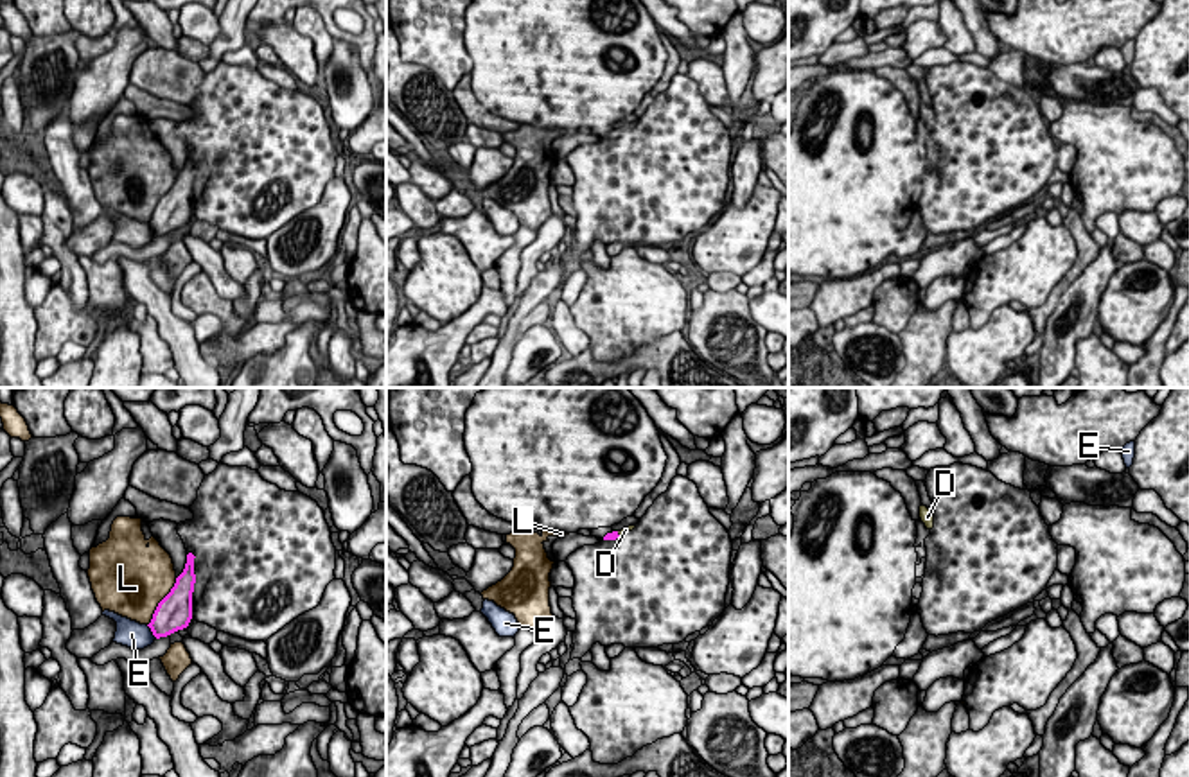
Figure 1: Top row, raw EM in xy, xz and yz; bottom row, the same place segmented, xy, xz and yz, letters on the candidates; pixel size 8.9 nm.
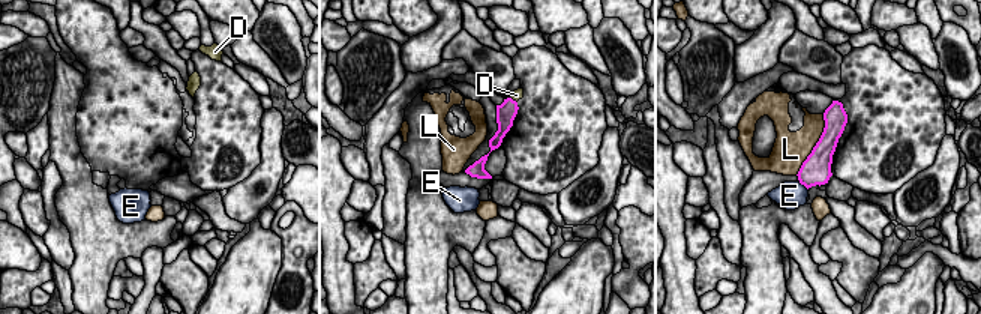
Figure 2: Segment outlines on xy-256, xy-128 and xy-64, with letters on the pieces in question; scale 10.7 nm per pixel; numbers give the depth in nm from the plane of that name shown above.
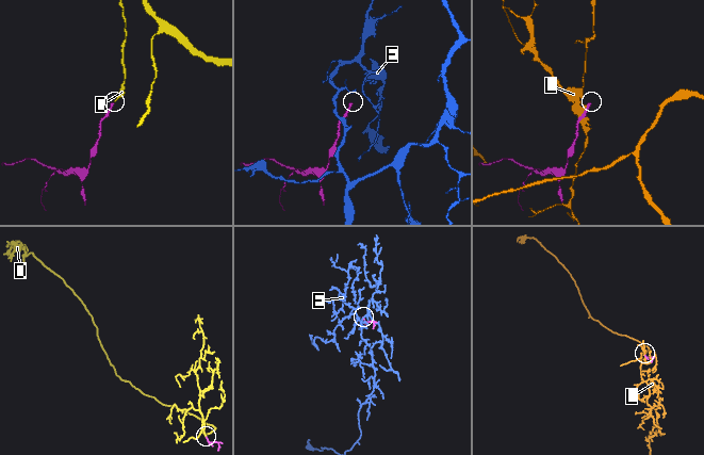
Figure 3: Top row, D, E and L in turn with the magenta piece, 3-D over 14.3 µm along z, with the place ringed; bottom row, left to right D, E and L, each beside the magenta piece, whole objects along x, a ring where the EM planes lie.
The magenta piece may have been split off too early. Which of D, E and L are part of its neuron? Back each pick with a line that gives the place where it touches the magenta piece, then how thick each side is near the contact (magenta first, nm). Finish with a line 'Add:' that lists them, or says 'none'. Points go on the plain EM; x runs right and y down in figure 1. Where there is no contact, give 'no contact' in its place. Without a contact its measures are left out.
D: xz (616, 131) | 70/60 nm
Add: D

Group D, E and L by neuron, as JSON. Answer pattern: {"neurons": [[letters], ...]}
{"neurons": [["D"], ["E"], ["L"]]}

